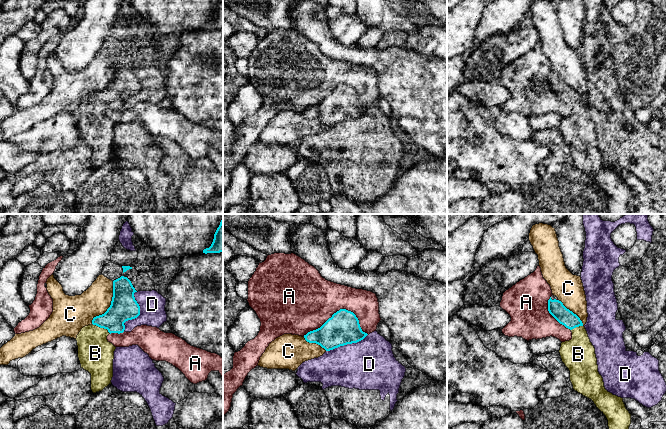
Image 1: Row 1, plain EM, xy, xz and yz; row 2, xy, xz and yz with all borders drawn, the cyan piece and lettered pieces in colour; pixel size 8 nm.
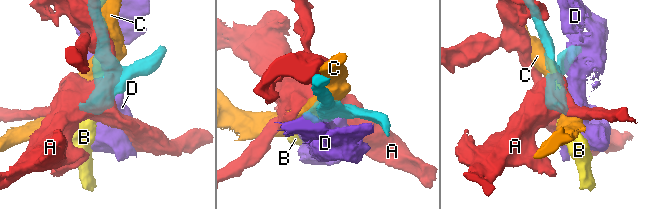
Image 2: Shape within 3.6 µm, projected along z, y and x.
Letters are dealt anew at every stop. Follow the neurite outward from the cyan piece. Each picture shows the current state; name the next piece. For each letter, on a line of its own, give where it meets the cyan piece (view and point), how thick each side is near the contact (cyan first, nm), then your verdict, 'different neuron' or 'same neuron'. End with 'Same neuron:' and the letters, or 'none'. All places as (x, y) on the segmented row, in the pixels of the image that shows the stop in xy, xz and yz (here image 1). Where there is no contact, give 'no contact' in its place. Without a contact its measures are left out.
A: meets cyan in xz at (340, 309); 260 nm thick on the cyan side, 400 nm on the other; different neuron
B: meets cyan in xy at (101, 327); 220 nm thick on the cyan side, 280 nm on the other; same neuron
C: meets cyan in xy at (110, 305); 220 nm thick on the cyan side, 240 nm on the other; different neuron
D: meets cyan in xy at (139, 314); 220 nm thick on the cyan side, 200 nm on the other; different neuron
Same neuron: B

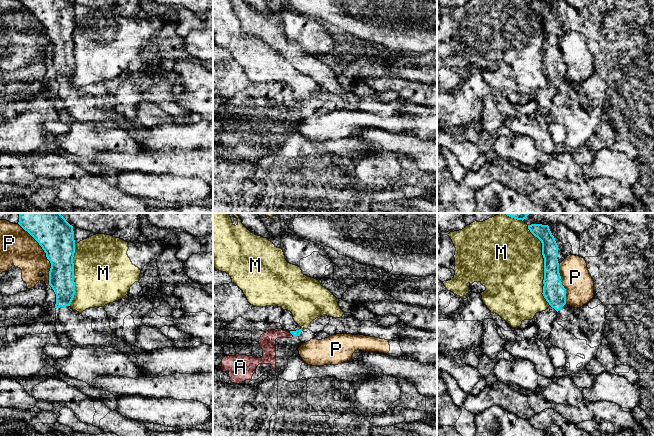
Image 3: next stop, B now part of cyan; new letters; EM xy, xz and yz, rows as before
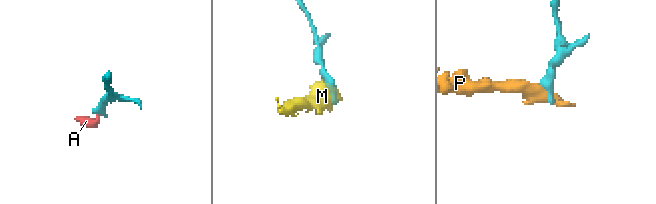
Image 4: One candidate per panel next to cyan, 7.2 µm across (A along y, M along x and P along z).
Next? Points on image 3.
A: meets cyan in xz at (291, 333); 50 nm thick on the cyan side, 140 nm on the other; different neuron
M: meets cyan in yz at (544, 265); 180 nm thick on the cyan side, 500 nm on the other; different neuron
P: meets cyan in xy at (46, 254); 300 nm thick on the cyan side, 280 nm on the other; different neuron
Same neuron: none

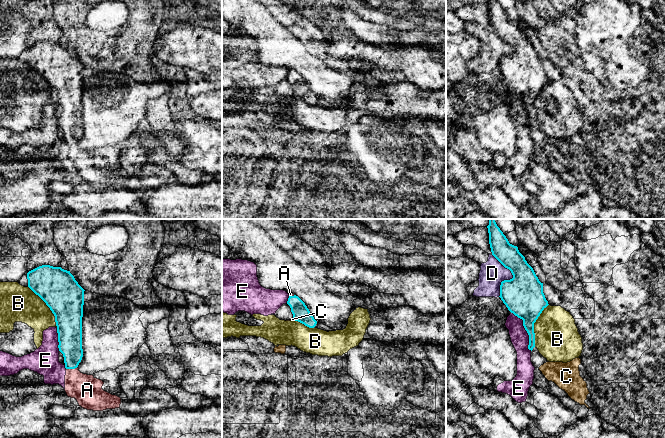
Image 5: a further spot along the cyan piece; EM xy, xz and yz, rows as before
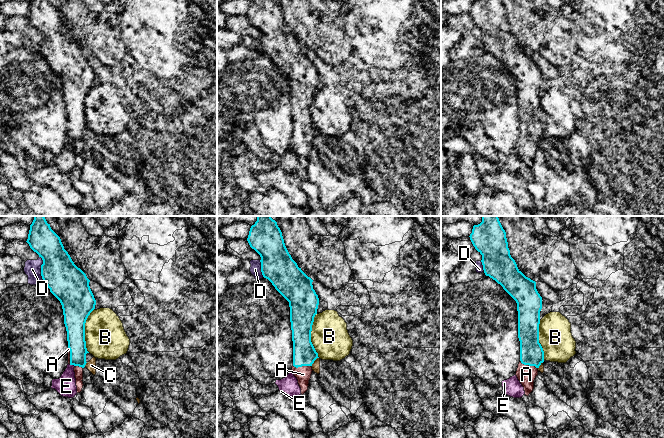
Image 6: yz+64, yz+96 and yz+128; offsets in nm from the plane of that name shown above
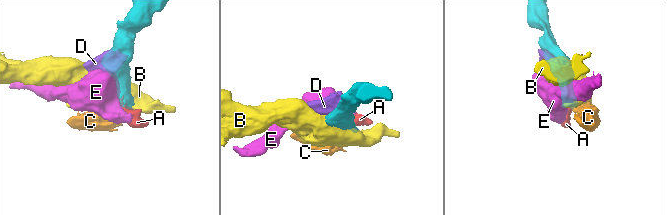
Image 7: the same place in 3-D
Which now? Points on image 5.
A: meets cyan in xy at (71, 368); 190 nm thick on the cyan side, 240 nm on the other; same neuron
B: meets cyan in yz at (533, 325); 320 nm thick on the cyan side, 360 nm on the other; different neuron
C: meets cyan in xz at (294, 318); 140 nm thick on the cyan side, 20 nm on the other; different neuron
D: meets cyan in yz at (512, 278); 320 nm thick on the cyan side, 200 nm on the other; different neuron
E: meets cyan in yz at (525, 329); 300 nm thick on the cyan side, 140 nm on the other; different neuron
Same neuron: A

